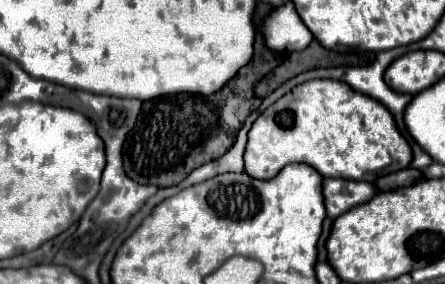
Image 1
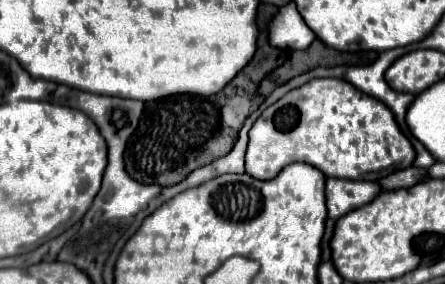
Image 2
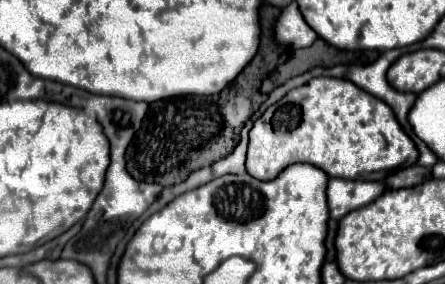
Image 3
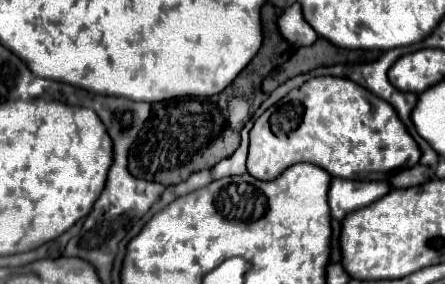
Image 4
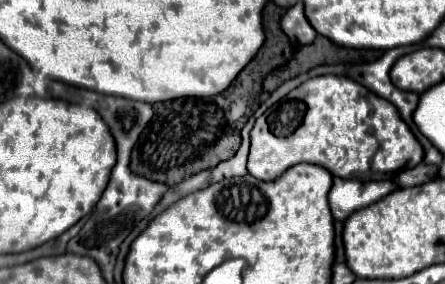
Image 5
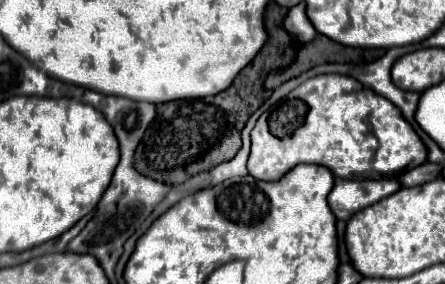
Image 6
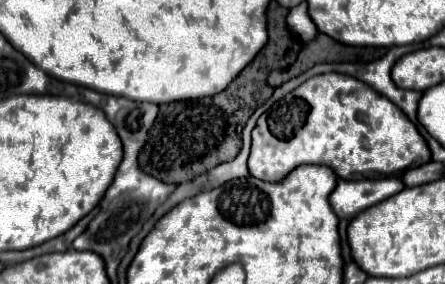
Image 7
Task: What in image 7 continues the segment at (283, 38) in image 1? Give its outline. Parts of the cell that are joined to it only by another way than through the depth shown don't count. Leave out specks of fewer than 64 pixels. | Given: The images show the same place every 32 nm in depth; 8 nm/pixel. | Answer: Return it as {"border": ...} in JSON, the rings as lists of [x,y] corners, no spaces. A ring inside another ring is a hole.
{"border":[[[302,2],[296,8],[292,8],[286,22],[304,42],[310,42],[318,36],[318,28],[316,28],[314,20],[308,14],[308,2]]]}

